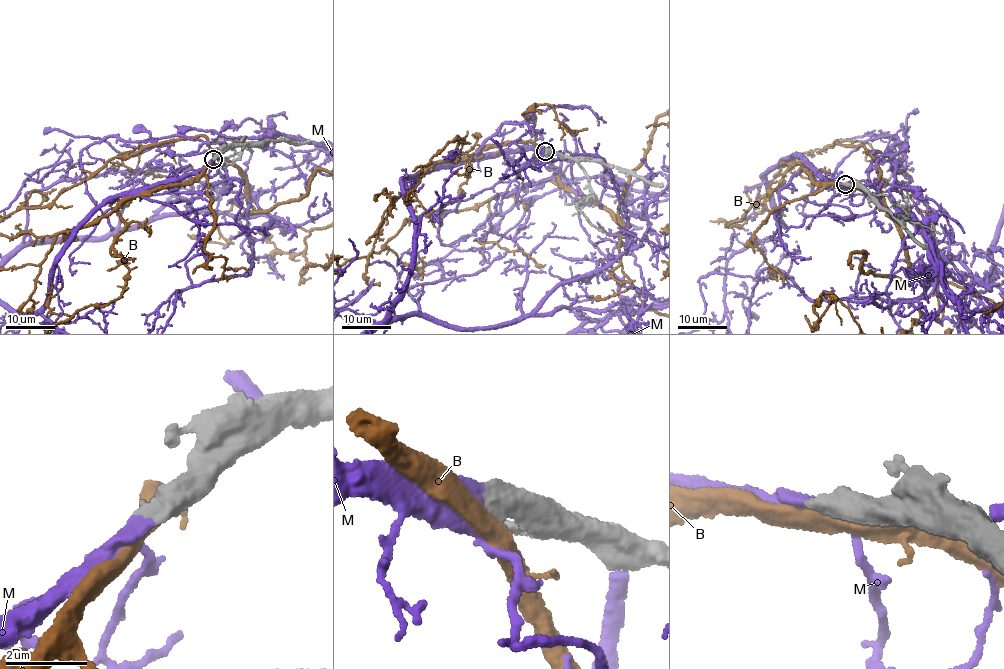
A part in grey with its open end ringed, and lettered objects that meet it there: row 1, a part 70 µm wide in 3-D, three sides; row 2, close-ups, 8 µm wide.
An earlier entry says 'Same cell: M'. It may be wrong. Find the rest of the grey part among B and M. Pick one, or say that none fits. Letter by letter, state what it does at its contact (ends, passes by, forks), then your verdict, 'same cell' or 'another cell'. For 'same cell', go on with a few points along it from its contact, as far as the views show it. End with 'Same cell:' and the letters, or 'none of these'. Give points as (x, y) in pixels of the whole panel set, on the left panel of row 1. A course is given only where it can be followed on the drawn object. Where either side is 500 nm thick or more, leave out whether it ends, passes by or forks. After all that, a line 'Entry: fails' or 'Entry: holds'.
B: another cell
M: same cell
Same cell: M
Entry: holds

